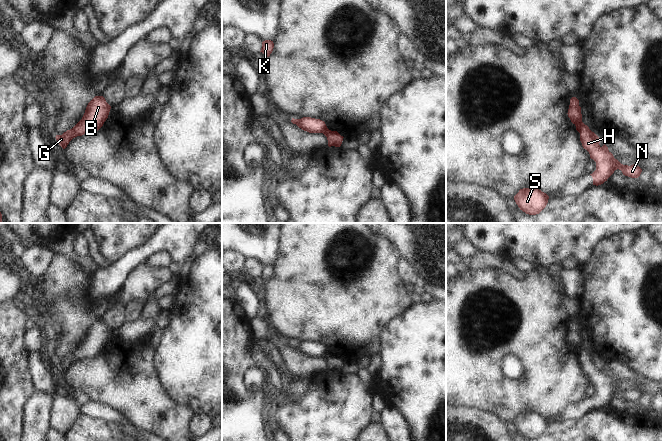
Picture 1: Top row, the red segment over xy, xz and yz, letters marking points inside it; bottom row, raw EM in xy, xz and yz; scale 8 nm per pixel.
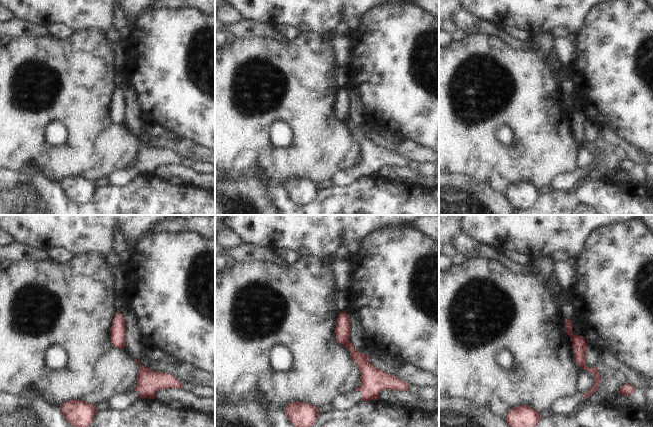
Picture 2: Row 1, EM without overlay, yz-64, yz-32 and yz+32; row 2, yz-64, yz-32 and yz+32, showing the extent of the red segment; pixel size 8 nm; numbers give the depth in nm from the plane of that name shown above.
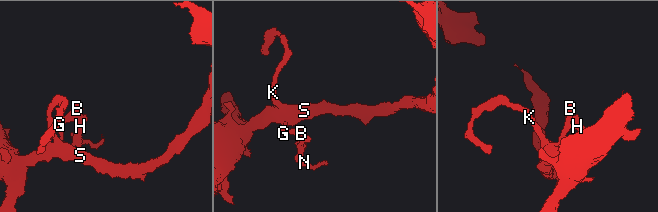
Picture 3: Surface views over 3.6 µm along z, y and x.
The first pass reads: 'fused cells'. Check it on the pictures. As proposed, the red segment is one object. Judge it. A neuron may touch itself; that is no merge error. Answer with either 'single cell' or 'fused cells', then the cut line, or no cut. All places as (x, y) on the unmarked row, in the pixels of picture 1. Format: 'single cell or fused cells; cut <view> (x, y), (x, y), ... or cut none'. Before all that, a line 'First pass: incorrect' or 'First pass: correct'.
First pass: correct
fused cells; cut yz (581, 343), (575, 348)

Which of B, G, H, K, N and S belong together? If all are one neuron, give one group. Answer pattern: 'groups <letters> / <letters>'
groups B G K S / H N

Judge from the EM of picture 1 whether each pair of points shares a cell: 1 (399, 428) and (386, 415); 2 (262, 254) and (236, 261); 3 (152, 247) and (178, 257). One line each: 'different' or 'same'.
1: same
2: different
3: same

